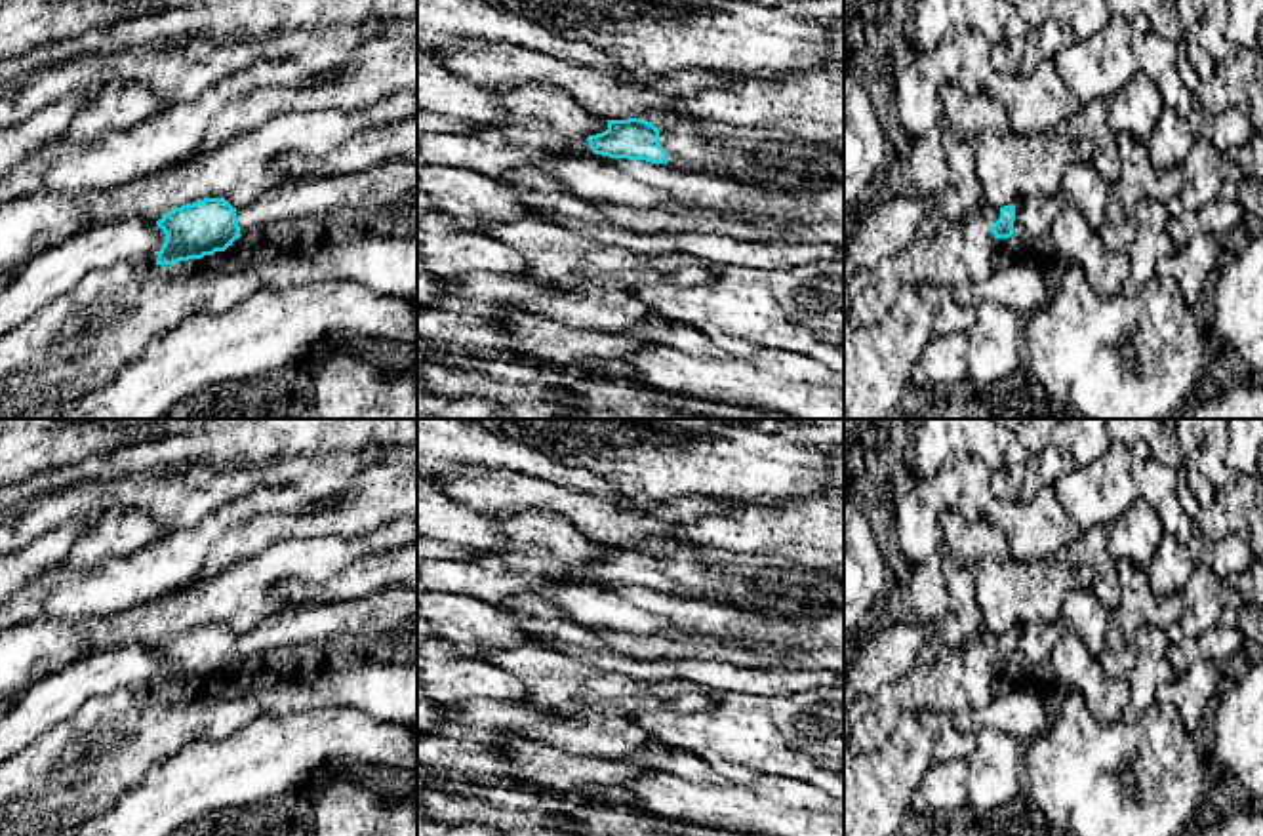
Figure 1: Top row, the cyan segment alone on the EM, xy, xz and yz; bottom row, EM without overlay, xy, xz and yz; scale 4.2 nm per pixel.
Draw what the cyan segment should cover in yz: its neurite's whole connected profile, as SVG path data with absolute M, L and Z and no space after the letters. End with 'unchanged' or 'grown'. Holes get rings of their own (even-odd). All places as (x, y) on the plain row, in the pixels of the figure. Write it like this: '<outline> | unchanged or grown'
M983 632L979 634L977 642L989 651L994 665L1010 665L1013 661L1015 632Z | grown

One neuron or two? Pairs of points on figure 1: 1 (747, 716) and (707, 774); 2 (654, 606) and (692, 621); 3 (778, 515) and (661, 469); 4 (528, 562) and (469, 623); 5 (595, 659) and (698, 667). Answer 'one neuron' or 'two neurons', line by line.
1: two neurons
2: one neuron
3: two neurons
4: two neurons
5: one neuron

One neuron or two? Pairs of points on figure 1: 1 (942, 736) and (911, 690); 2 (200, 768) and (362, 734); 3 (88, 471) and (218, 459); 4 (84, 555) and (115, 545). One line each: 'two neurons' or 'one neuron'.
1: two neurons
2: one neuron
3: one neuron
4: one neuron

